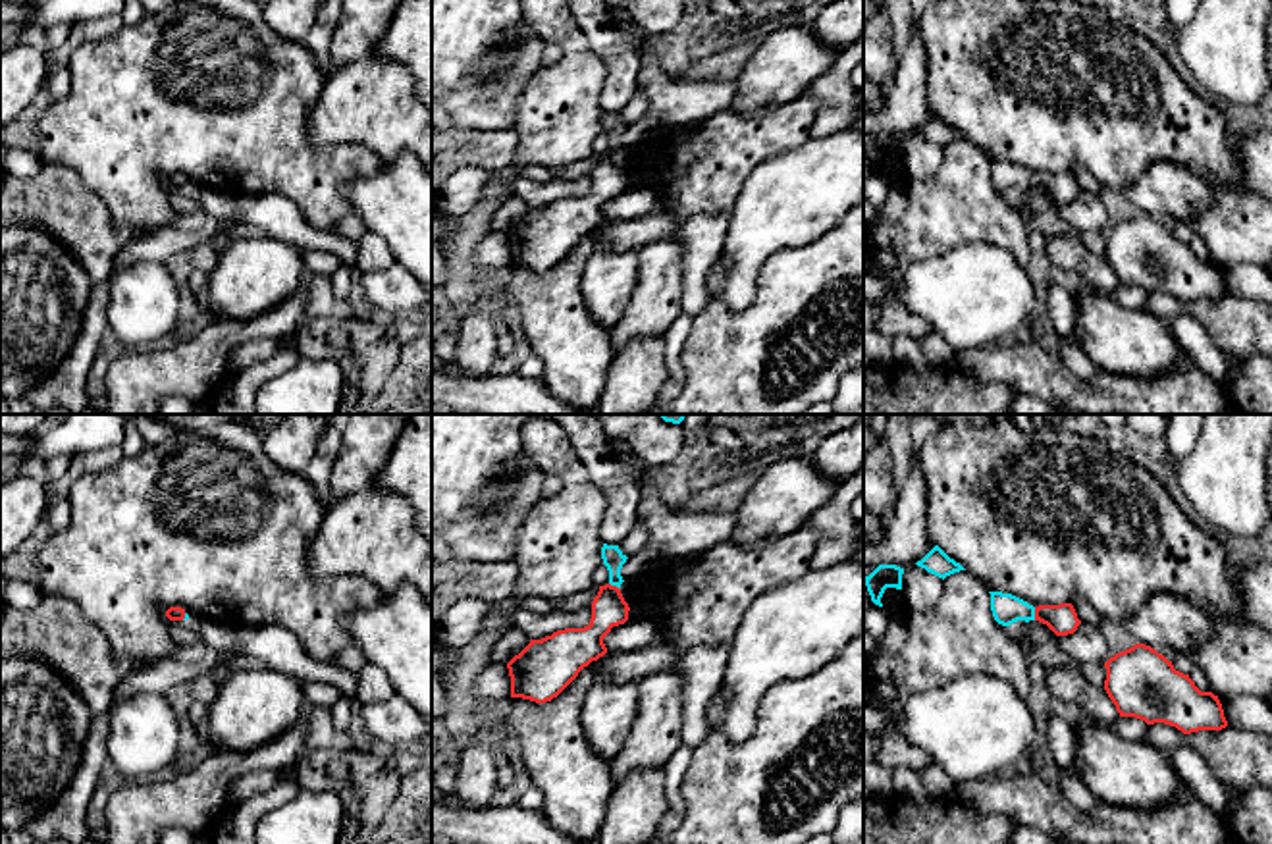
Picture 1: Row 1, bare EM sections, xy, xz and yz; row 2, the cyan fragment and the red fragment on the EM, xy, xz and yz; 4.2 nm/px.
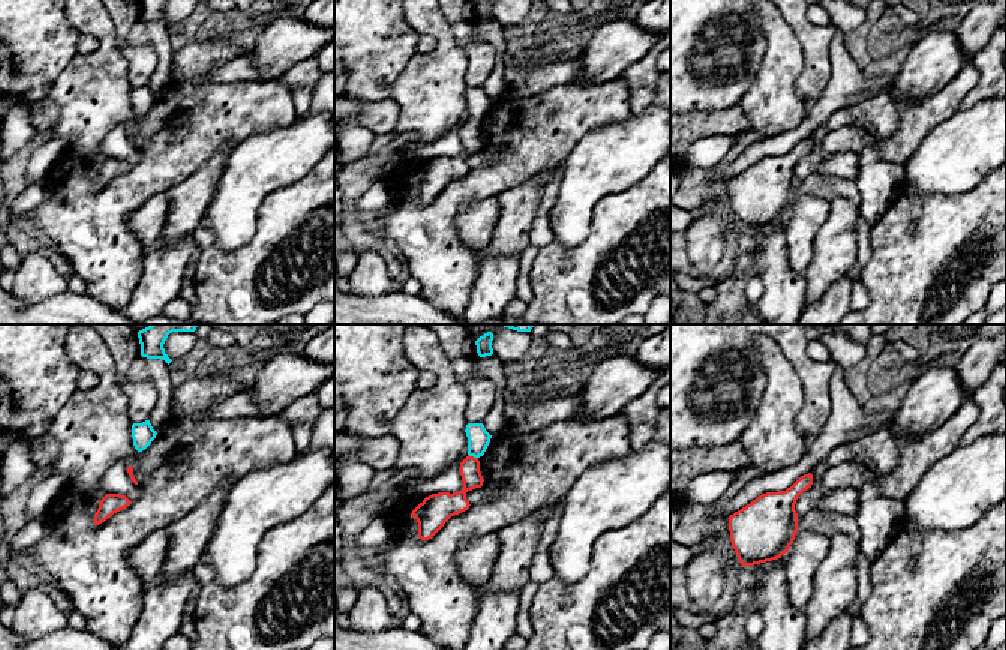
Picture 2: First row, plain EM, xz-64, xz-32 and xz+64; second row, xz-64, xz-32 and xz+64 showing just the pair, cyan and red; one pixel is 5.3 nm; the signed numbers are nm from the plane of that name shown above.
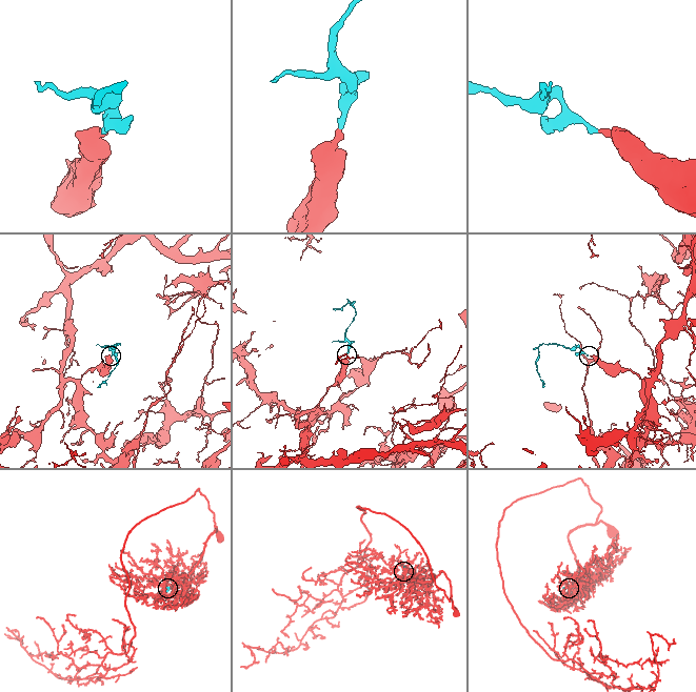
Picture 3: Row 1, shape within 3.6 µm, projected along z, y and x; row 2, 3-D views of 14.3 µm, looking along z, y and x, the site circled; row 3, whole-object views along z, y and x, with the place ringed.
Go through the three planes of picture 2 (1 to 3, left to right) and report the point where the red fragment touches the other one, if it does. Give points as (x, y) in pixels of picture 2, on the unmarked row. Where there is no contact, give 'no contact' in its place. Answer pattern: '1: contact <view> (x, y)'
1: no contact
2: contact xz-32 (473, 119)
3: no contact

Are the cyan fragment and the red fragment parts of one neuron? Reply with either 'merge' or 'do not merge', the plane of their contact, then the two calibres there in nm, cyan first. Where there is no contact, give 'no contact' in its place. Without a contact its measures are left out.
merge; contact in yz; calibres 130 and 130 nm

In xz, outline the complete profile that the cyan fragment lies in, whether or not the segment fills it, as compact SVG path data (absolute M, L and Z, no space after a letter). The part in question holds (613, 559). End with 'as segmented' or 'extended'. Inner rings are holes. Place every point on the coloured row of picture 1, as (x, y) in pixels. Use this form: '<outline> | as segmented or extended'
M619 545L601 547L609 582L592 601L592 619L584 628L565 628L530 644L509 663L511 698L545 703L557 698L592 661L607 653L603 638L628 620L628 603L621 593L621 568L626 555Z | extended

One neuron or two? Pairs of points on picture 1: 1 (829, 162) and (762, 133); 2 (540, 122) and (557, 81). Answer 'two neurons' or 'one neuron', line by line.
1: two neurons
2: one neuron

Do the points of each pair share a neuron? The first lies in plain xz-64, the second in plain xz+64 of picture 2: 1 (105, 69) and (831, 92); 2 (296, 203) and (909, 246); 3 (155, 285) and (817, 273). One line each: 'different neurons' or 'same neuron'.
1: different neurons
2: same neuron
3: different neurons

